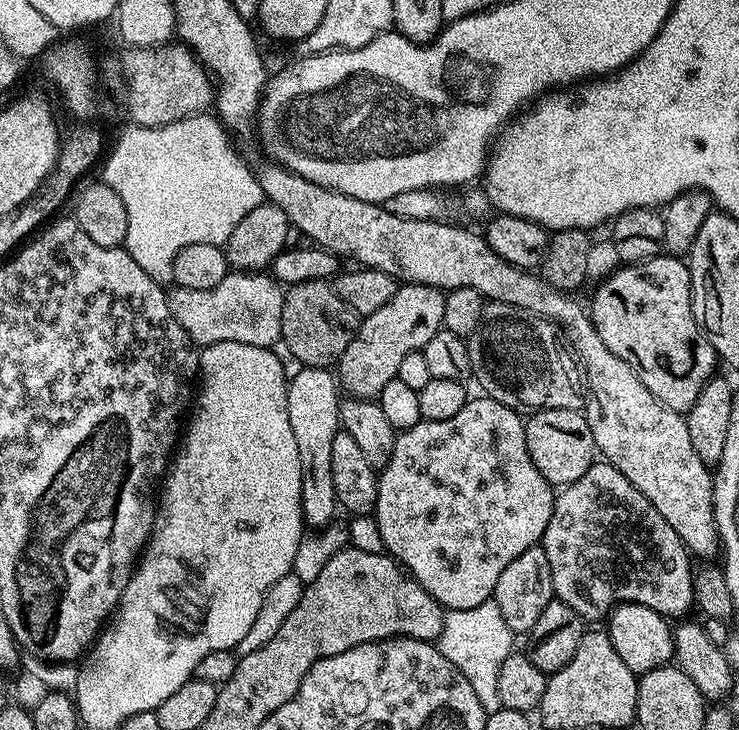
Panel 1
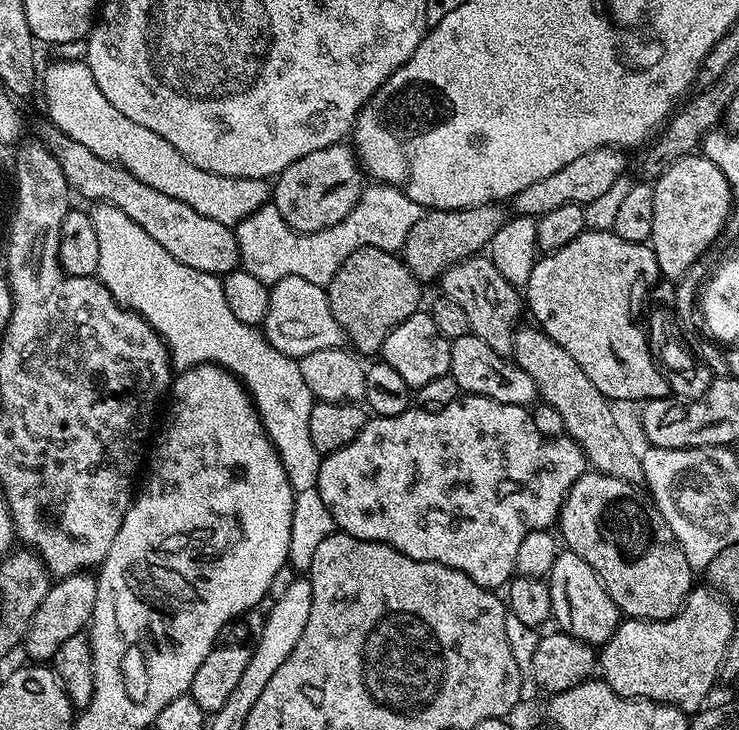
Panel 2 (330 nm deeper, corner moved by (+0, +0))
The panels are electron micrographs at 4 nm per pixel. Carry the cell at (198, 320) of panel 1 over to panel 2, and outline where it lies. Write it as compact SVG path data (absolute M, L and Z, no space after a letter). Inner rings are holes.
M297 276L282 278L271 285L262 331L275 352L293 358L314 354L314 350L323 348L344 348L346 344L342 326L338 326L338 318L334 318L330 310L327 291L321 285Z

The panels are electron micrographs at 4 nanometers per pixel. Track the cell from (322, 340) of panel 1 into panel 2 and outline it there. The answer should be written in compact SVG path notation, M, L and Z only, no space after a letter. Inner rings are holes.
M377 248L354 250L326 285L330 310L334 318L338 318L347 343L353 344L351 347L360 354L379 353L386 334L390 334L398 322L406 322L406 318L421 311L420 288L421 281L413 276L397 253Z

